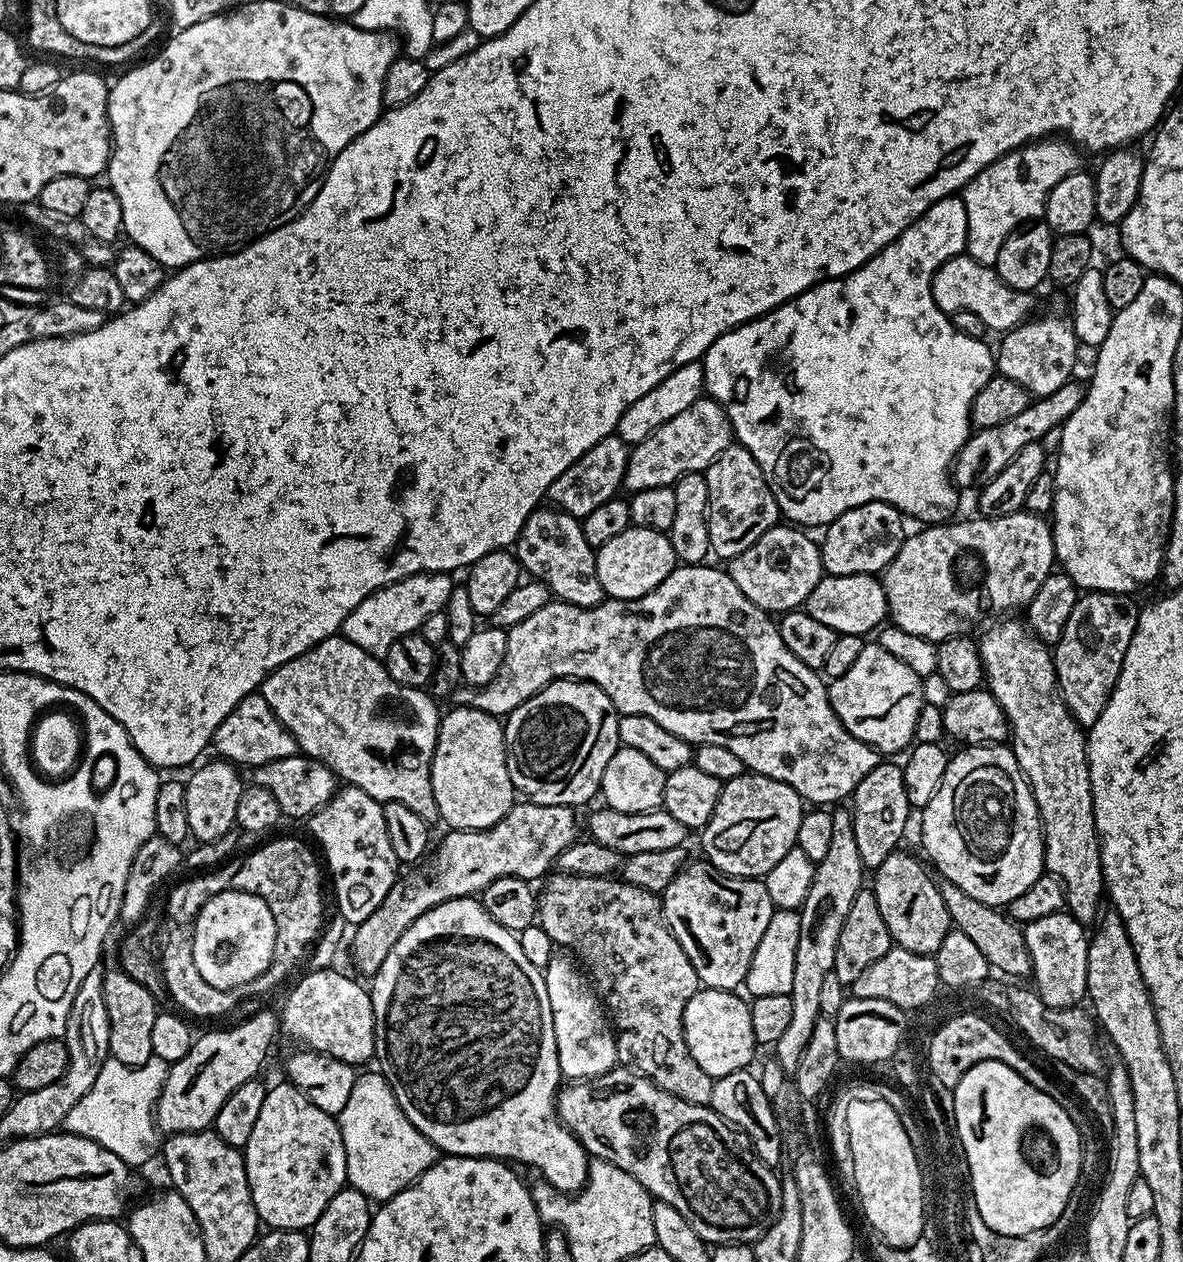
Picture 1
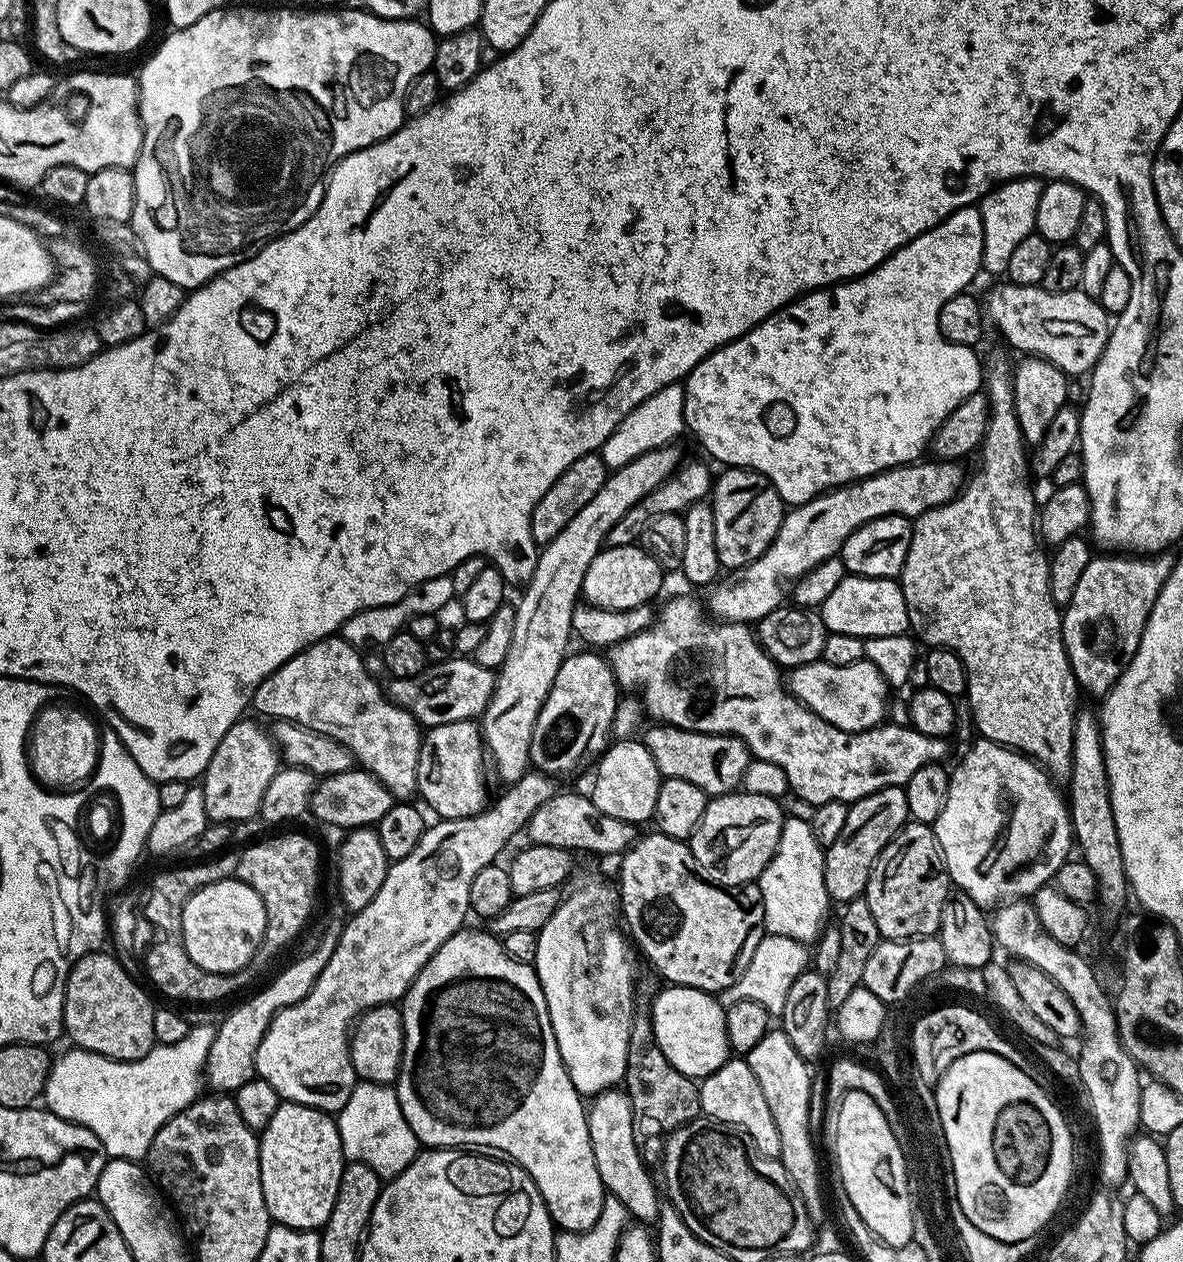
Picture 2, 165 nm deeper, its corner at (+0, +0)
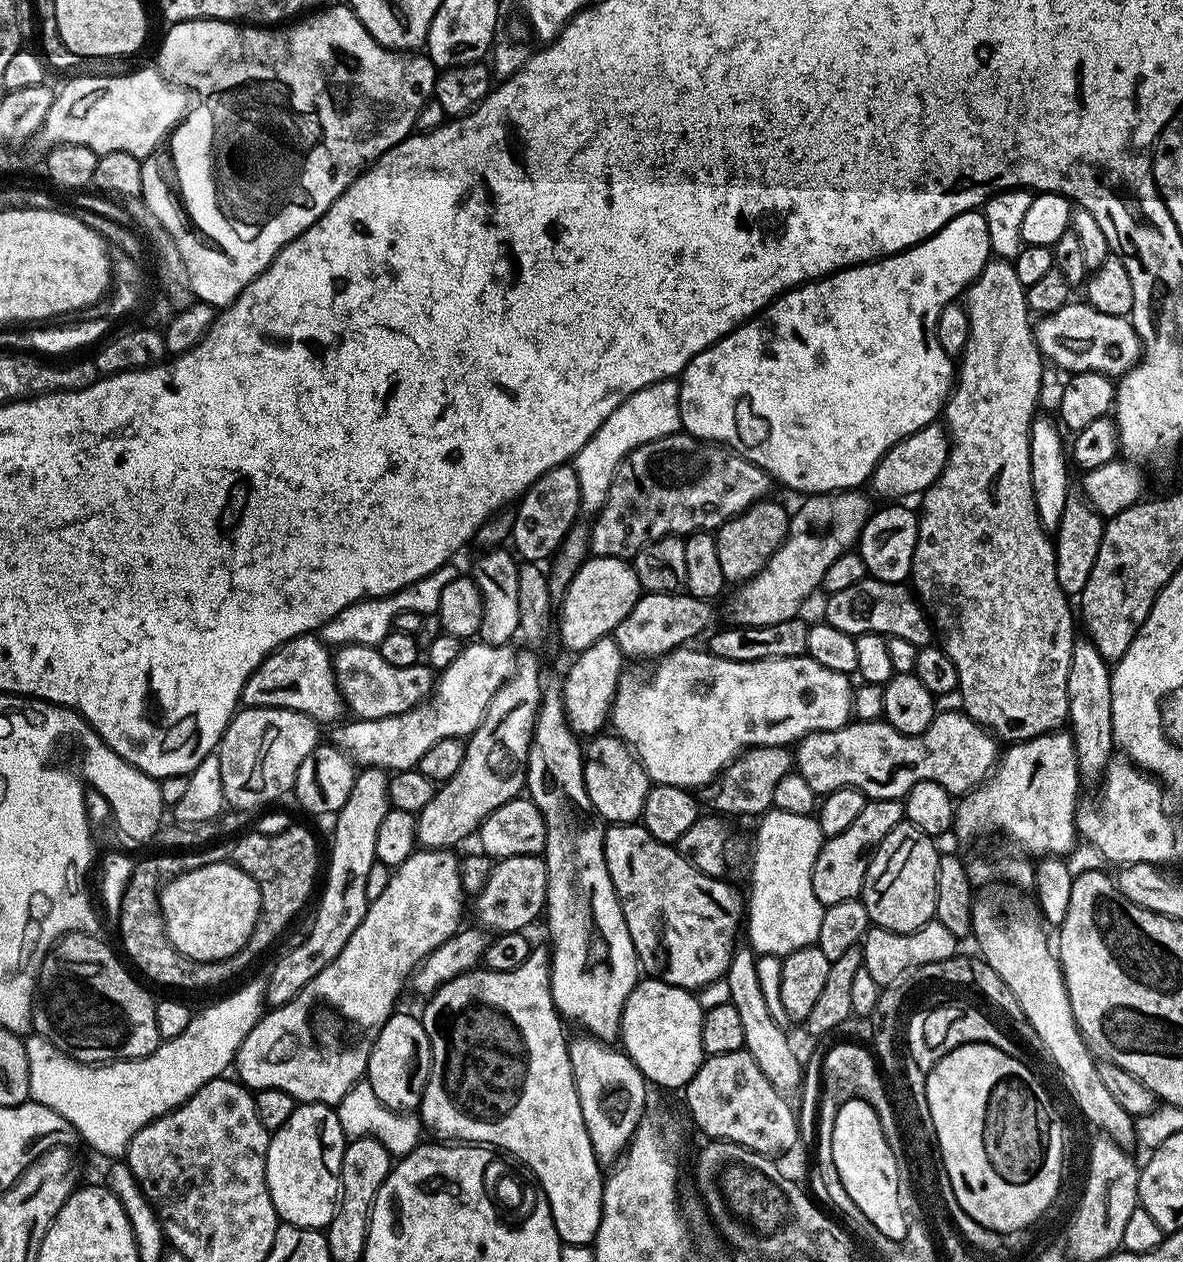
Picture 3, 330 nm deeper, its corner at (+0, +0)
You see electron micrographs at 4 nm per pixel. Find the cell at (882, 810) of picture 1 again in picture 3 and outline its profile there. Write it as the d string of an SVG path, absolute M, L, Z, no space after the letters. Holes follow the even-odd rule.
M903 799L868 800L847 830L827 837L820 848L819 860L814 862L814 894L818 894L818 902L827 906L857 899L864 890L864 879L872 853L882 838L886 838L886 834L890 834L890 830L897 828L903 820Z

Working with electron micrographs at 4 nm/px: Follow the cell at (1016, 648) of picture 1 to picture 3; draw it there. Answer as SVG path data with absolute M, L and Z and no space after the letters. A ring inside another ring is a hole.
M992 258L989 259L988 265L984 267L978 274L978 278L973 280L966 289L966 307L968 310L968 317L970 318L970 338L966 342L964 352L958 357L958 371L954 376L954 387L949 395L948 402L944 406L942 413L943 423L948 430L948 461L946 466L942 470L942 474L938 479L931 484L928 491L923 493L922 500L924 505L918 508L918 519L920 521L920 529L918 530L918 542L916 543L916 549L914 550L914 562L912 563L912 575L910 577L911 587L914 589L915 595L918 597L920 607L924 609L933 629L935 635L938 637L939 647L944 649L944 653L950 658L950 662L954 662L954 666L958 666L958 682L960 702L963 711L968 715L971 720L977 720L983 728L988 729L989 732L995 734L1001 741L1004 742L1019 742L1022 740L1029 740L1035 736L1044 736L1048 732L1057 731L1067 721L1068 718L1068 691L1066 690L1066 682L1070 678L1070 658L1072 657L1072 647L1074 642L1078 639L1078 632L1072 629L1072 612L1074 616L1074 608L1070 605L1069 597L1064 595L1064 592L1058 586L1058 574L1056 573L1056 549L1054 547L1054 540L1049 533L1045 532L1044 527L1040 525L1040 519L1038 518L1038 510L1034 506L1034 490L1030 486L1030 438L1028 432L1032 428L1032 421L1036 419L1038 415L1038 409L1036 409L1036 403L1040 400L1040 387L1044 384L1044 364L1046 365L1045 357L1042 355L1040 347L1036 344L1036 334L1034 331L1034 320L1028 311L1028 294L1026 289L1022 286L1022 282L1018 282L1018 274L1014 274L1014 266L1012 260L1008 258Z

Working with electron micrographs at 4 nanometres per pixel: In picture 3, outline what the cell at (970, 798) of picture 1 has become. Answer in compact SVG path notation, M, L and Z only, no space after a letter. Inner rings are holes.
M1057 730L1048 732L1044 736L1035 736L1029 740L1022 740L1005 747L998 763L992 769L987 780L964 793L962 799L956 804L956 823L954 825L954 836L960 840L972 840L983 832L1005 832L1013 836L1021 844L1023 851L1028 854L1037 852L1037 857L1043 858L1047 855L1067 857L1068 851L1078 841L1076 830L1076 791L1082 787L1080 771L1071 731Z

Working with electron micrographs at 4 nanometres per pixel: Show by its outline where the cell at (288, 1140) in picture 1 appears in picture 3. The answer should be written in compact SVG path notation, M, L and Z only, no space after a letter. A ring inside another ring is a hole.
M297 1103L286 1126L271 1133L266 1154L266 1186L277 1217L299 1228L327 1229L340 1194L340 1167L346 1137L335 1107Z

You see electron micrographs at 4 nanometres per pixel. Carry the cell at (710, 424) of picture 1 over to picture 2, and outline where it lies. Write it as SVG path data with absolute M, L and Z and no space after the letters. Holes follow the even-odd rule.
M676 446L658 448L626 462L626 466L611 469L598 494L562 526L558 538L540 548L534 578L523 585L520 601L515 601L514 639L506 662L496 672L496 685L482 717L482 735L487 759L496 767L505 785L518 782L529 771L530 738L534 722L550 694L554 678L568 648L568 636L573 635L572 611L582 596L584 575L594 558L605 547L608 531L646 494L667 480L682 463Z

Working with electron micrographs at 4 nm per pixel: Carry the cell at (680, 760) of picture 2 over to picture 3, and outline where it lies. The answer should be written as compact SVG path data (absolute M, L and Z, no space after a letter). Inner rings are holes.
M783 744L774 746L758 746L757 748L746 748L740 755L736 756L725 766L724 771L712 781L711 784L699 789L698 796L705 805L709 804L711 811L716 814L728 816L753 816L759 818L772 808L774 802L774 789L782 778L794 768L794 752L791 747Z

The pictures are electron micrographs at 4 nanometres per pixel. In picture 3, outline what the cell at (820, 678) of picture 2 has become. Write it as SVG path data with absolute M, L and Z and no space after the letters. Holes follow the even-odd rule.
M681 646L673 650L673 652L667 652L664 656L659 657L655 664L656 673L649 680L644 680L644 676L640 672L625 671L618 682L618 690L616 691L616 697L612 699L612 711L610 713L611 727L616 727L613 728L615 735L619 736L635 752L636 759L640 761L640 765L646 770L652 784L669 784L679 788L699 790L711 784L724 771L725 766L746 748L774 746L775 744L792 746L804 736L807 736L809 732L833 732L836 728L843 728L854 716L852 709L854 684L848 681L851 679L843 672L826 670L826 666L814 662L811 656L807 654L798 658L730 662L726 658L718 658L712 655L707 650L695 652L692 646Z

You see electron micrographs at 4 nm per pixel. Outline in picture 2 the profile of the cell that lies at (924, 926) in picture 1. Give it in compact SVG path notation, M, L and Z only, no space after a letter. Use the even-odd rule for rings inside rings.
M909 822L899 834L882 850L868 879L866 899L874 922L885 940L912 940L916 936L934 936L940 931L944 906L950 899L950 881L944 865L944 855L940 853L940 843L936 840L933 825Z

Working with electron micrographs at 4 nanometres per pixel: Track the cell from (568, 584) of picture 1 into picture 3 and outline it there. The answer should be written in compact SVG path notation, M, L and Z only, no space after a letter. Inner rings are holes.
M649 592L641 595L630 614L626 614L622 622L618 622L614 635L625 658L659 658L692 642L695 636L703 637L713 627L712 607L709 601L699 600L696 596L674 592Z

